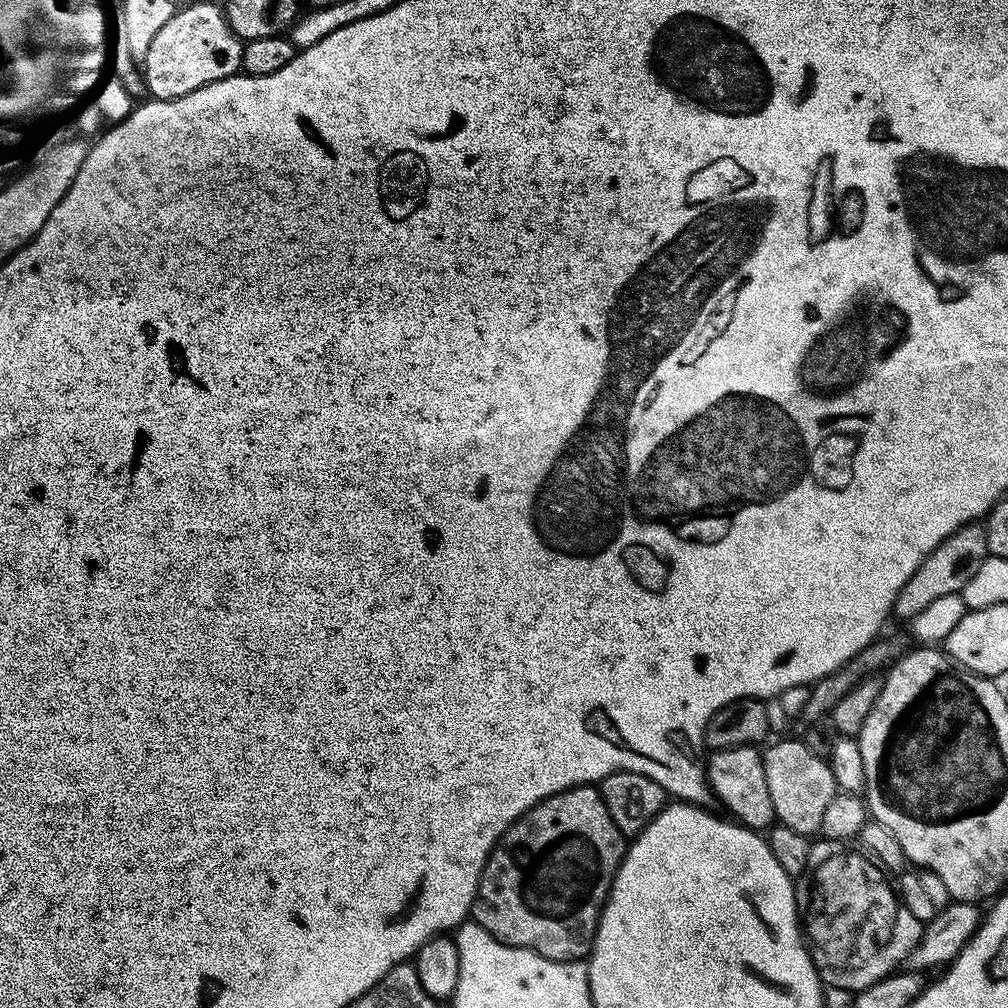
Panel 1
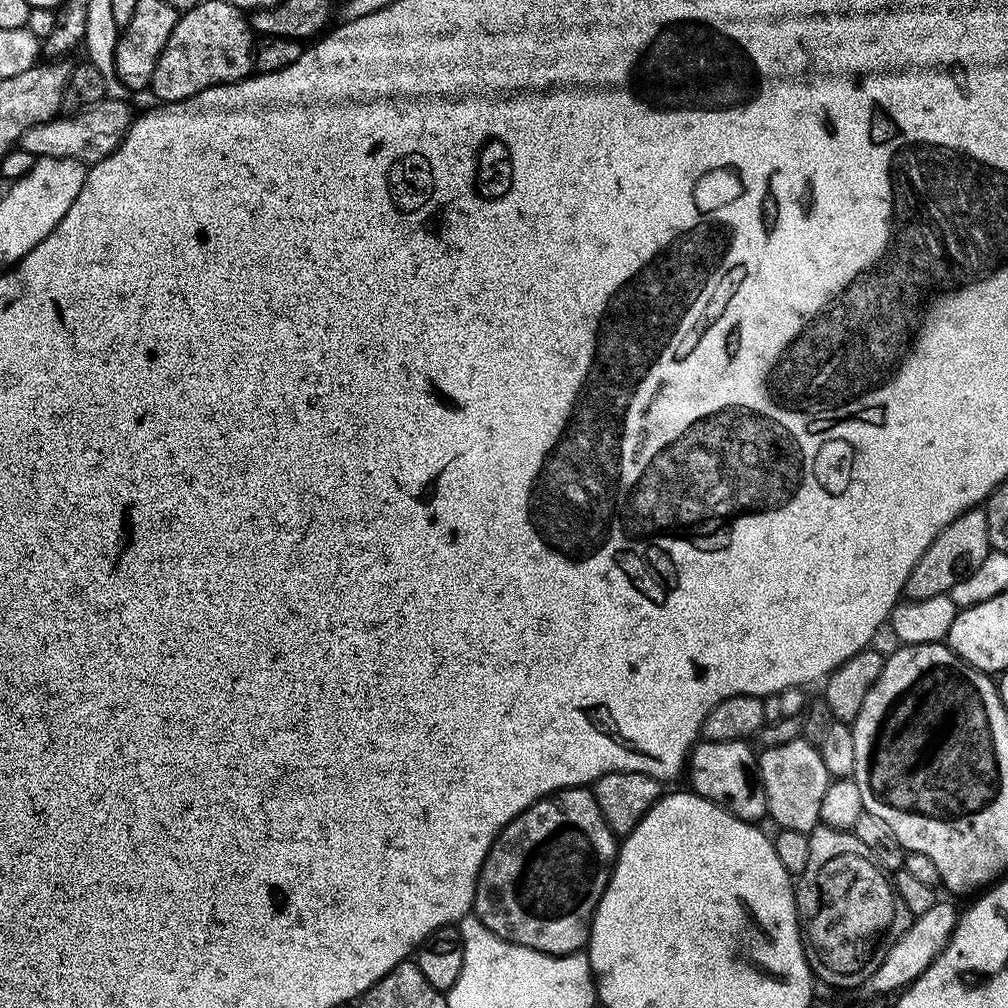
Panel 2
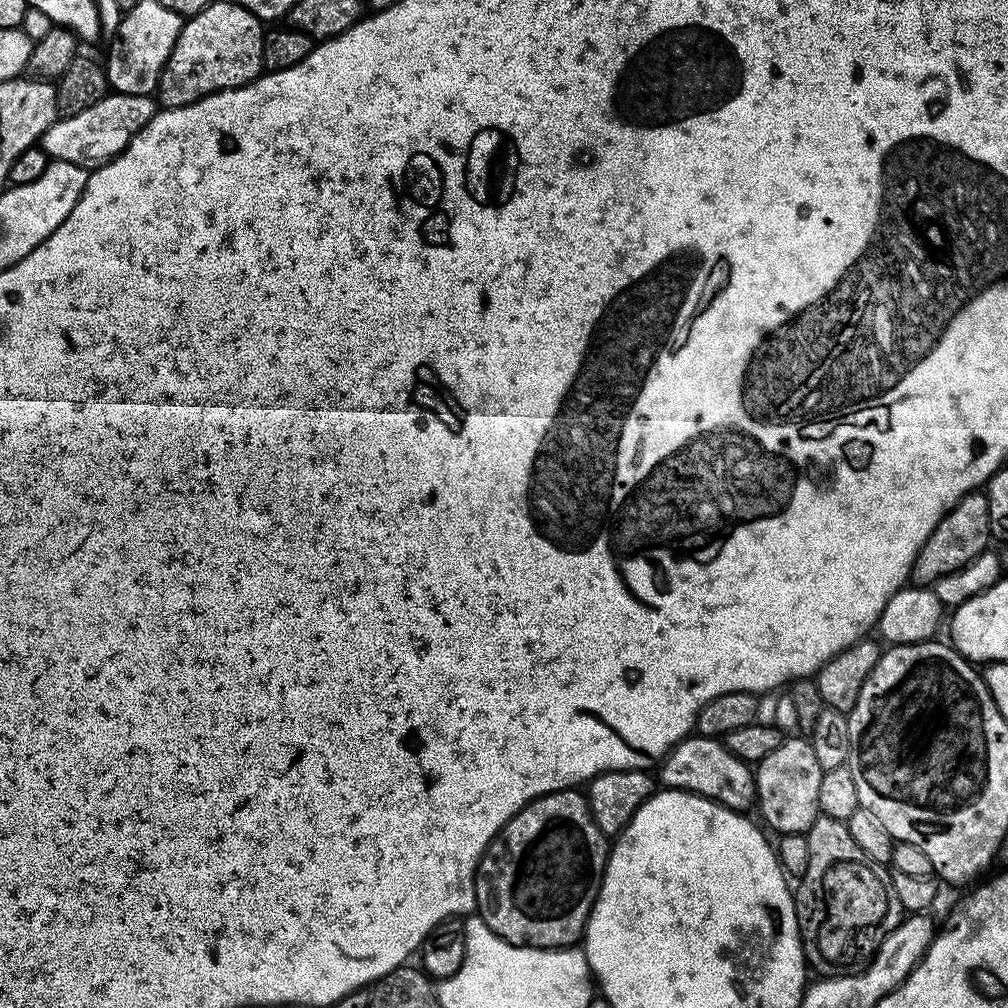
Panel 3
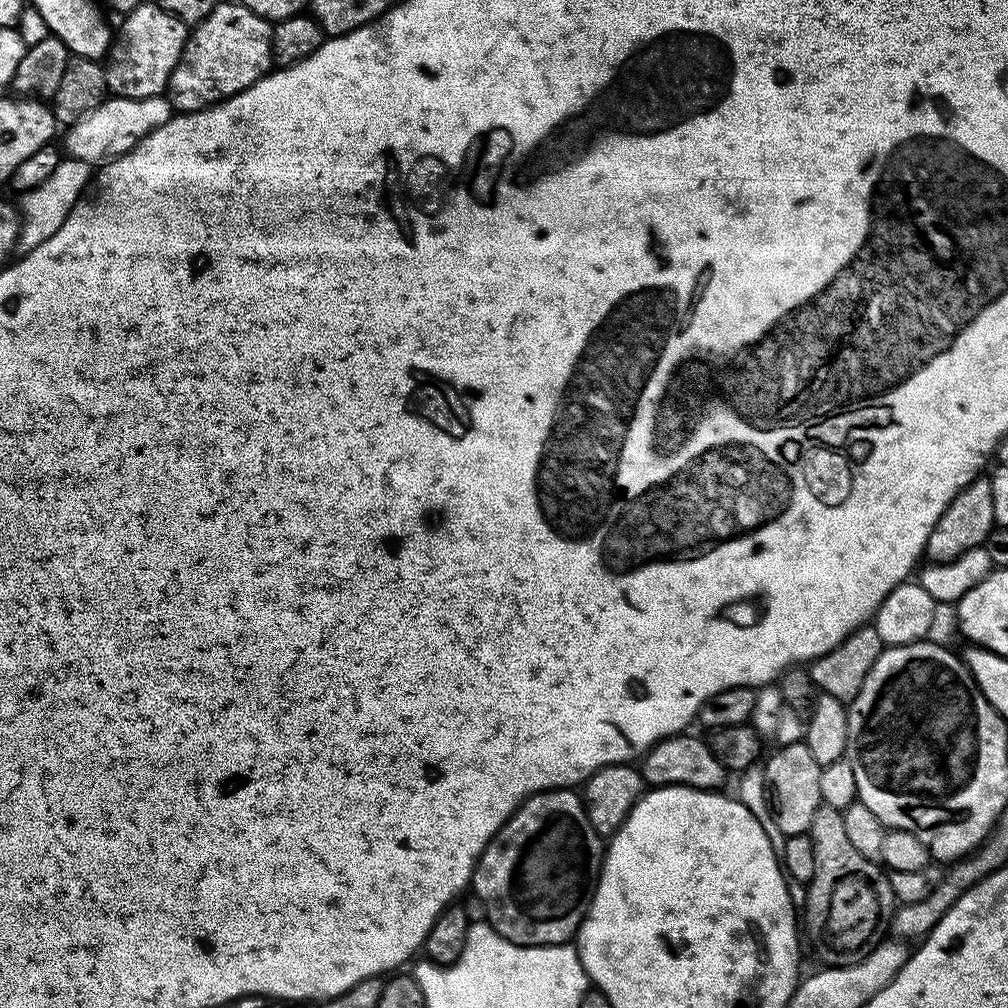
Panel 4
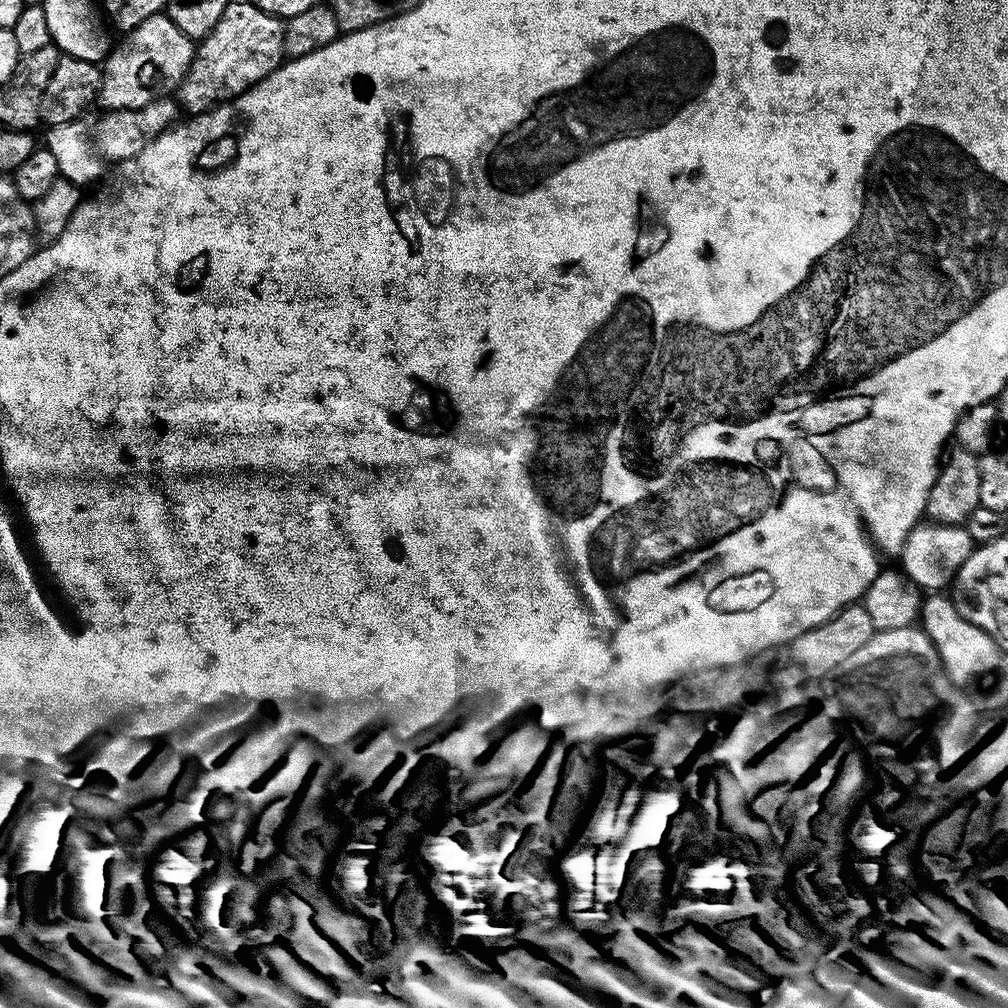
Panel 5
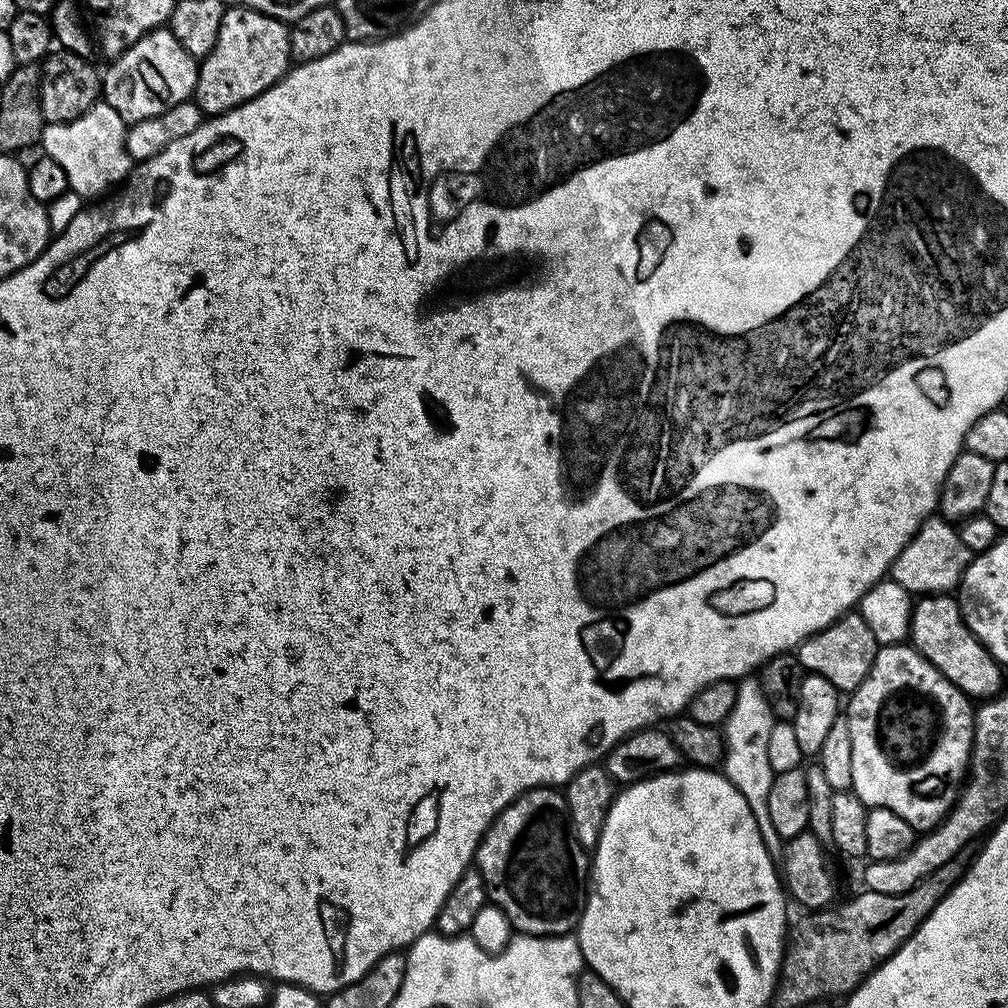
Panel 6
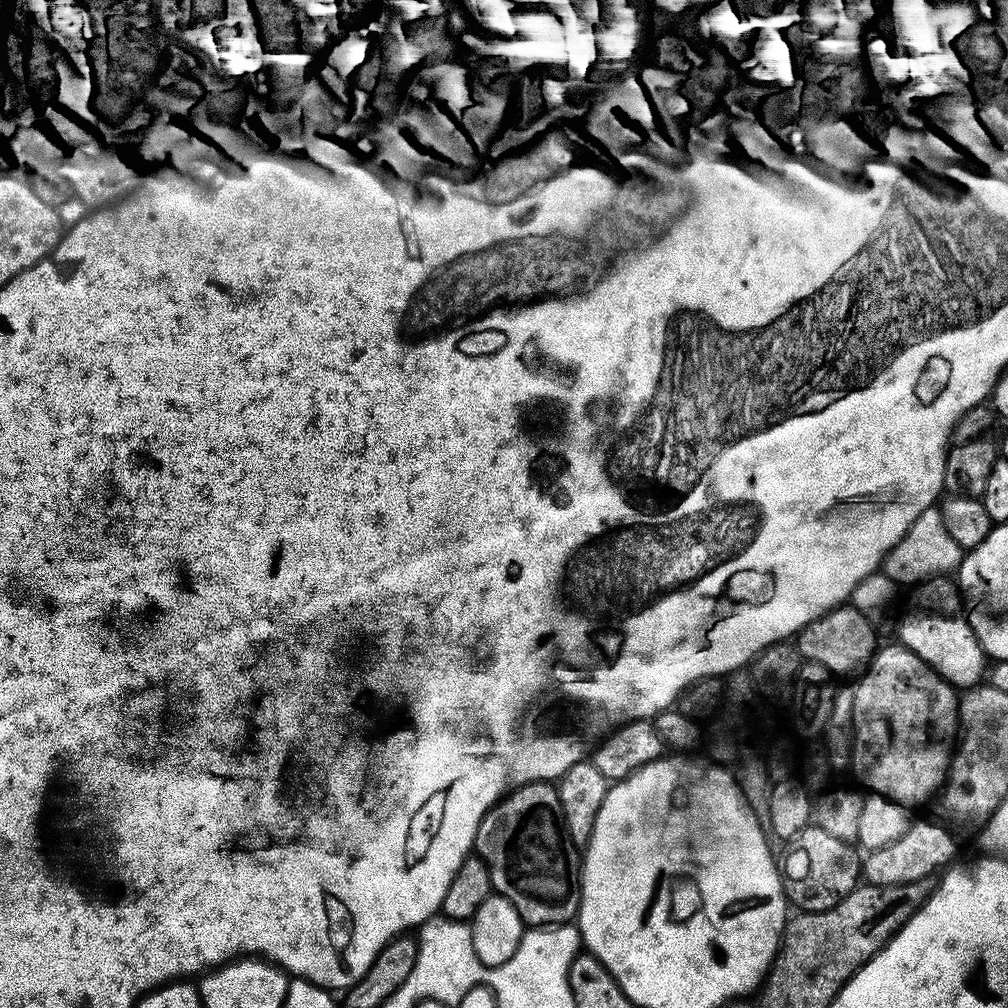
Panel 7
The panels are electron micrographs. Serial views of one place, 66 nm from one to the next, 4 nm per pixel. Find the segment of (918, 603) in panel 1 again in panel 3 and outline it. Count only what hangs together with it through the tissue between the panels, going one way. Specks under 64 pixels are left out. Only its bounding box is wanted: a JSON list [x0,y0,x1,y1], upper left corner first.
[911,491,990,586]

